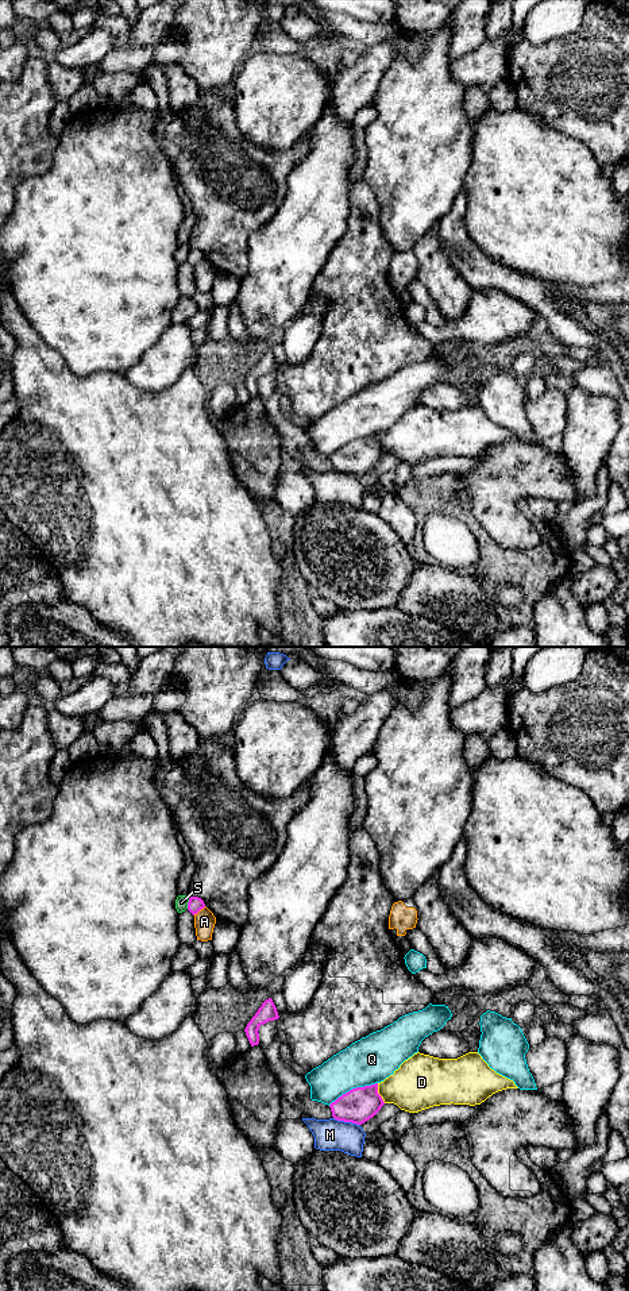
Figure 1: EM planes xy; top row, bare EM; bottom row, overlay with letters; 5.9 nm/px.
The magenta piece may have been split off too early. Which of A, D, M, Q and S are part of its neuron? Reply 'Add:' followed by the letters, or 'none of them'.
Add: none of them

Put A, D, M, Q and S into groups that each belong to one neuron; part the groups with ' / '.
A / D / M / Q / S

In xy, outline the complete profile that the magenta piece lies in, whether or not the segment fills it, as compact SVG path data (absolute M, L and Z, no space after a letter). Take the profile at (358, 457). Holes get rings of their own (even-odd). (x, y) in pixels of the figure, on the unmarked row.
M378 435L356 439L329 456L332 469L337 473L362 477L373 470L385 456L378 446Z

